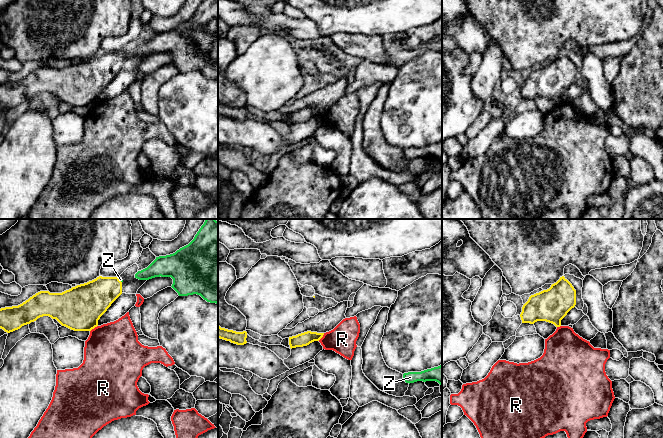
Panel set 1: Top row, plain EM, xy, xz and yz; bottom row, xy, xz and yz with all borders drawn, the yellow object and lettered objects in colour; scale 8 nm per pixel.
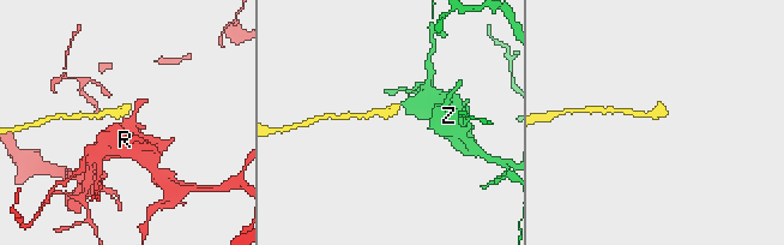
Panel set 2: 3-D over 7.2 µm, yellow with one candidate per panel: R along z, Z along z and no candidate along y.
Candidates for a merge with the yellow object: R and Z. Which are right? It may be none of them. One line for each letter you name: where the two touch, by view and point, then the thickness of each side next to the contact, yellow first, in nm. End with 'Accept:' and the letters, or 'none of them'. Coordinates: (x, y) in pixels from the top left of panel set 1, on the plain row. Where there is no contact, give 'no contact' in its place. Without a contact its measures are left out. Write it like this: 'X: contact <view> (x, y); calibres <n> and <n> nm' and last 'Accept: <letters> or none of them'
Z: contact xy (119, 56); calibres 280 and 20 nm
Accept: Z

